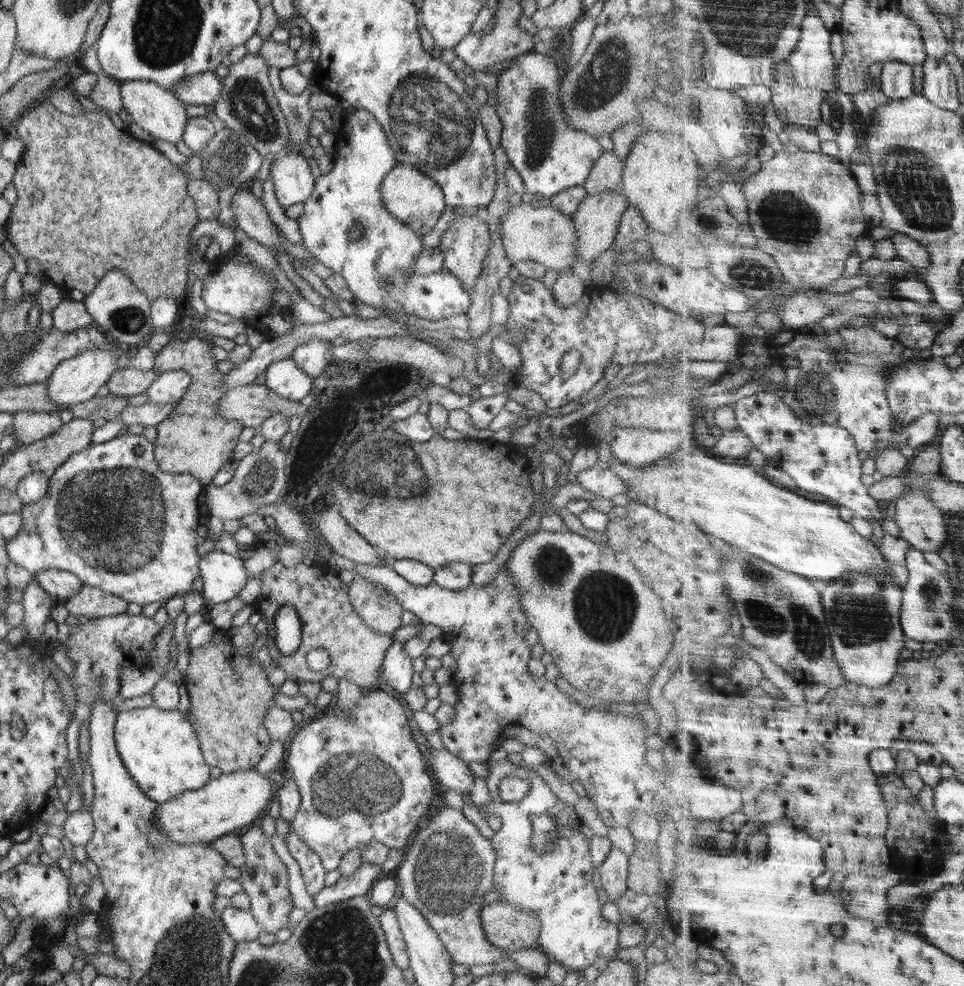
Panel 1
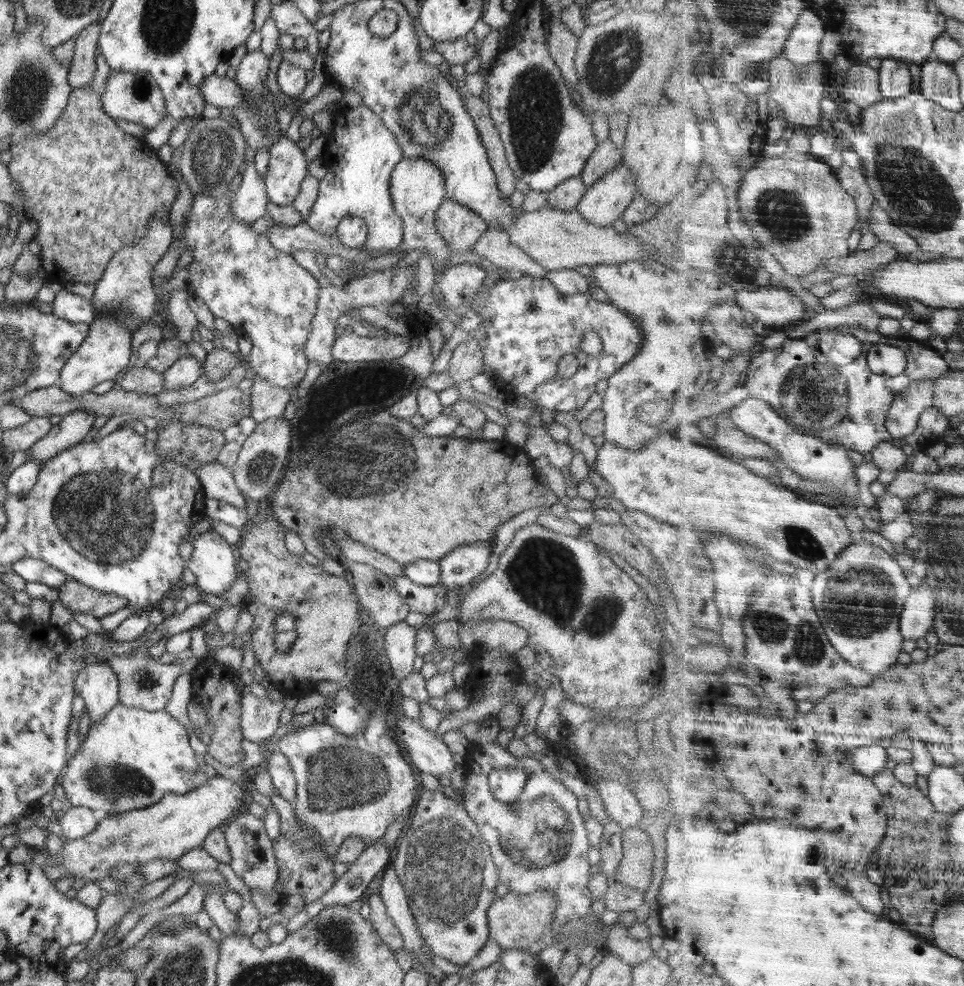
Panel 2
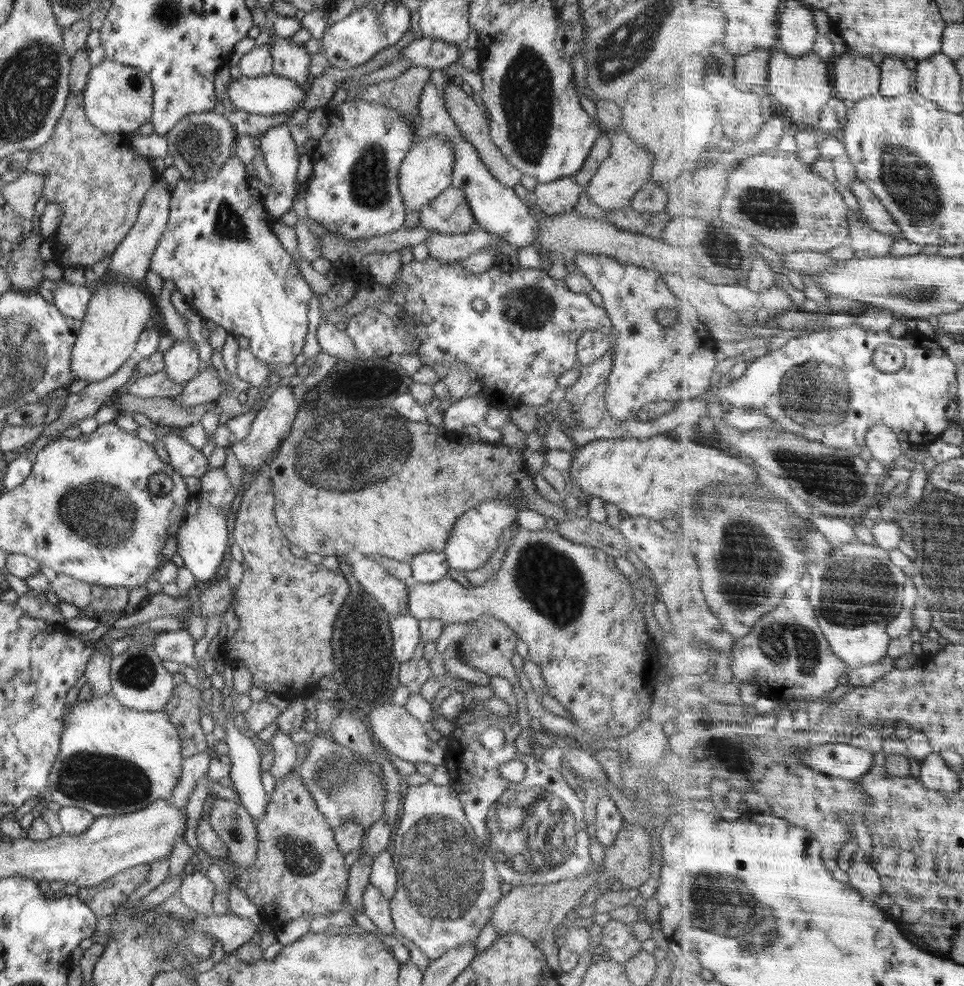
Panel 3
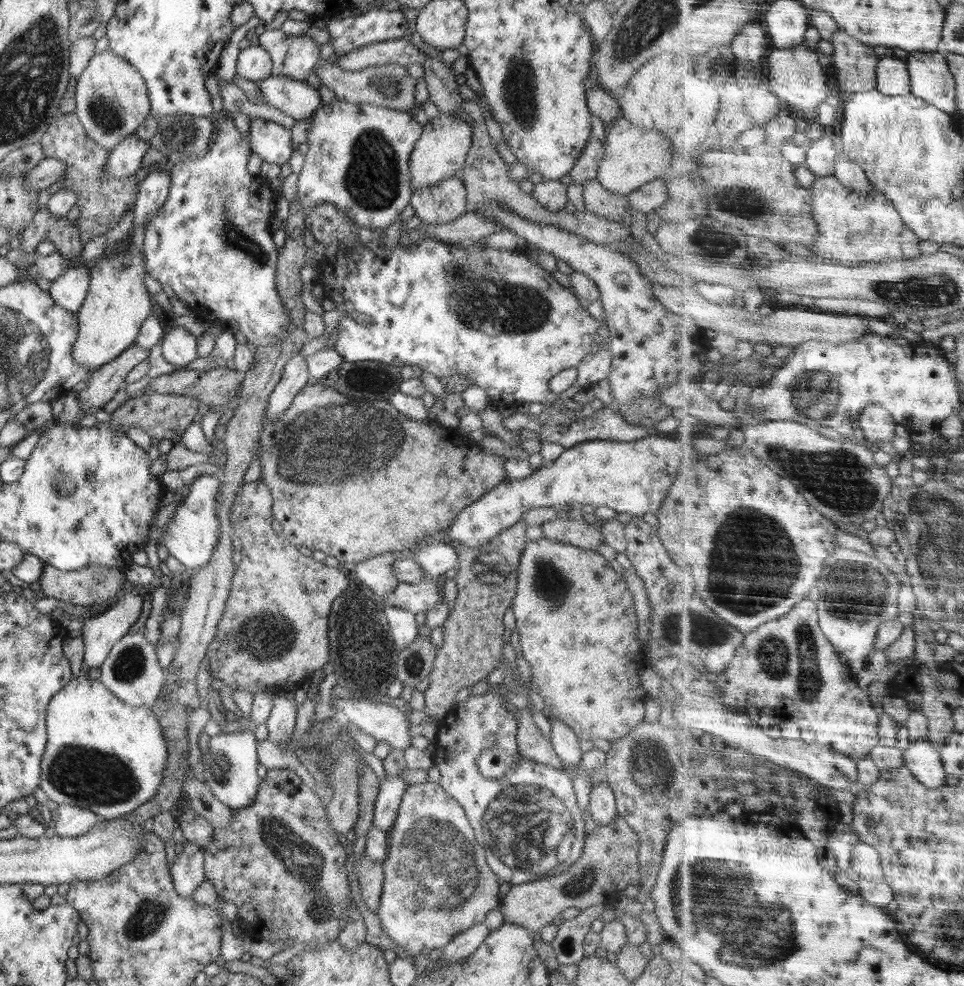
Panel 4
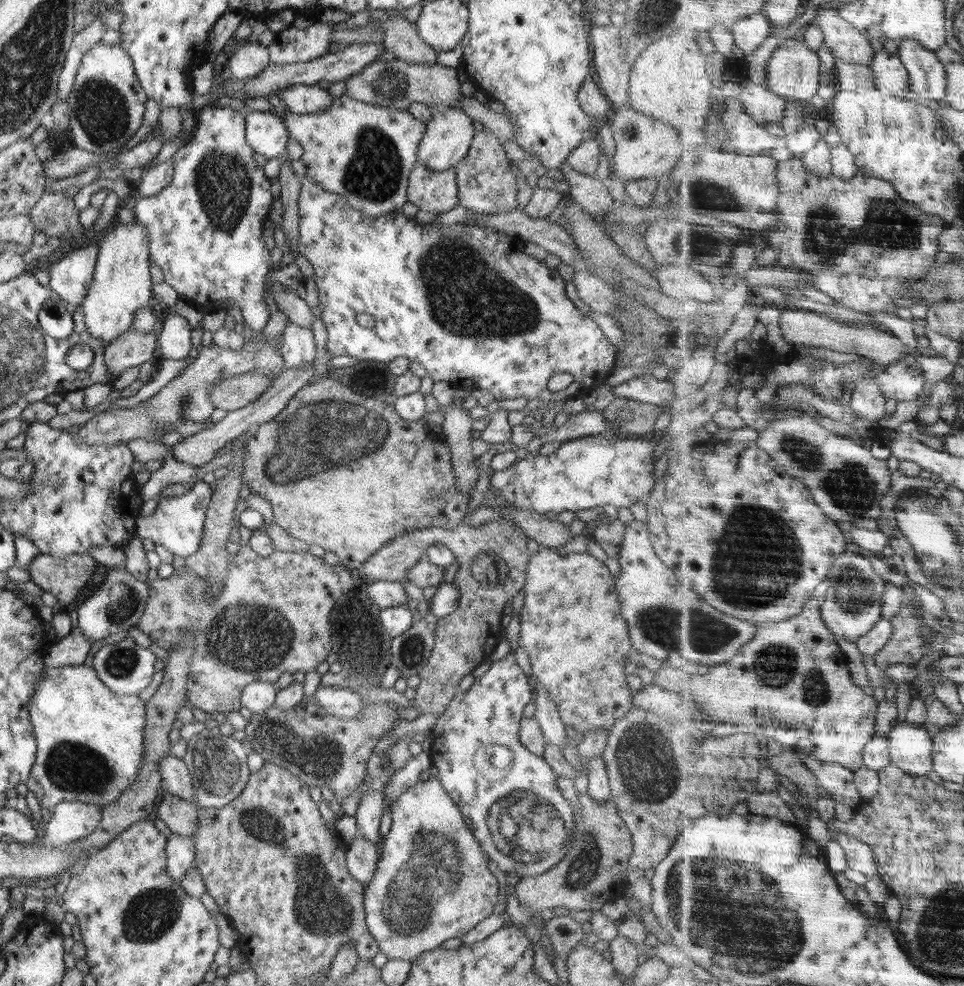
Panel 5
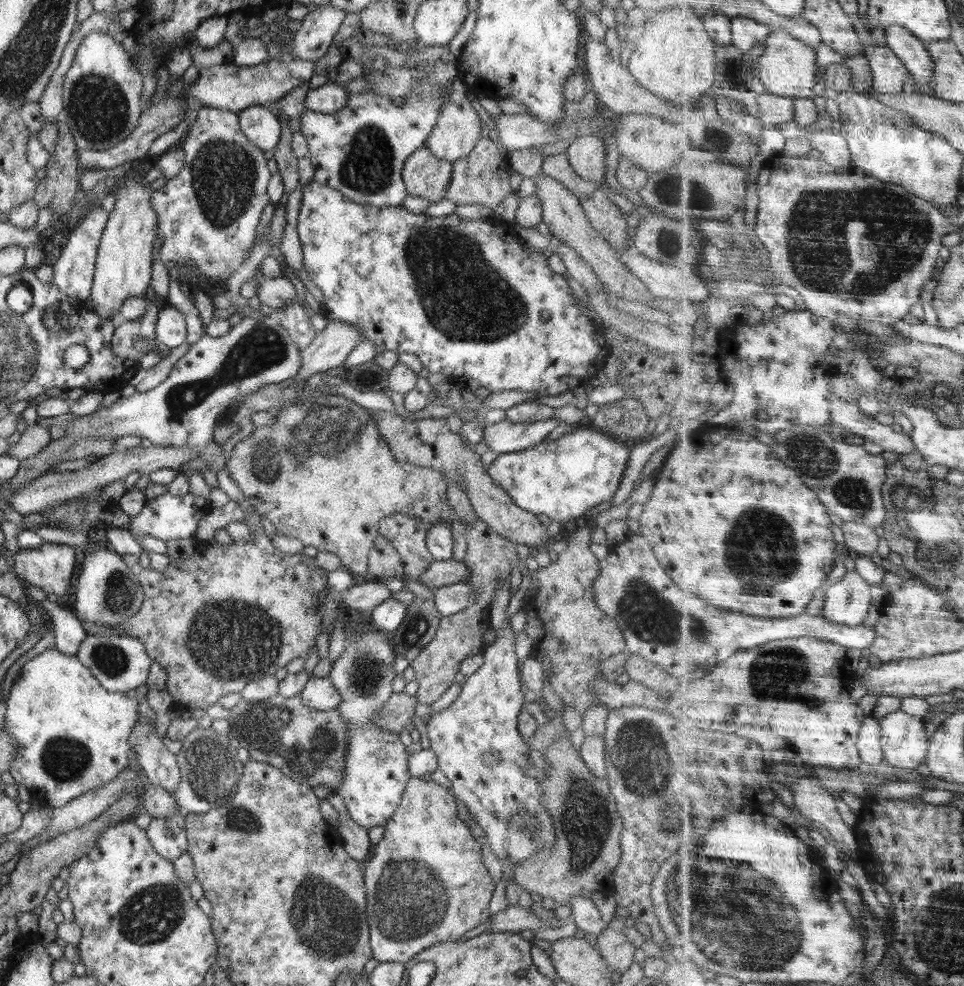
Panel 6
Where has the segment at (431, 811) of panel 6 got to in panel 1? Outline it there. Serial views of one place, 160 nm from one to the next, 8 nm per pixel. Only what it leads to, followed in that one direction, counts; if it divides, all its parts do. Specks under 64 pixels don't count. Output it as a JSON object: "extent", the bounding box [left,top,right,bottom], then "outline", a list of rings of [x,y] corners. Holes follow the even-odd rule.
{"extent":[392,805,510,967],"outline":[[[449,805],[442,806],[410,840],[412,844],[404,851],[405,859],[395,868],[392,877],[399,885],[400,896],[435,929],[453,962],[471,967],[508,960],[504,956],[506,953],[510,956],[510,951],[486,940],[480,920],[484,894],[495,888],[496,854],[491,840],[484,838],[461,810]]]}

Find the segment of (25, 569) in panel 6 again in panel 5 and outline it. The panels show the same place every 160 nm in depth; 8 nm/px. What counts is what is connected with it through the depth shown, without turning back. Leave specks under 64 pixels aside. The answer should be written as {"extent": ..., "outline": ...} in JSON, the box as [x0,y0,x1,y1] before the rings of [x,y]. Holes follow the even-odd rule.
{"extent":[27,552,97,609],"outline":[[[39,552],[27,569],[30,580],[56,596],[61,609],[67,609],[94,574],[97,563],[88,553],[72,553],[60,560]]]}

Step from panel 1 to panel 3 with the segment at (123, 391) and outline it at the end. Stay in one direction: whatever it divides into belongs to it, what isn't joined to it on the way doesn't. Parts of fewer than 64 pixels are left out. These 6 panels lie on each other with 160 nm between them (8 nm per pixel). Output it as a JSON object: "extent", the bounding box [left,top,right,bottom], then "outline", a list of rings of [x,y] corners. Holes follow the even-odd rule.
{"extent":[128,371,184,398],"outline":[[[161,371],[149,376],[138,377],[134,383],[130,383],[128,392],[140,398],[166,398],[176,397],[184,387],[184,383],[175,383],[164,371]]]}

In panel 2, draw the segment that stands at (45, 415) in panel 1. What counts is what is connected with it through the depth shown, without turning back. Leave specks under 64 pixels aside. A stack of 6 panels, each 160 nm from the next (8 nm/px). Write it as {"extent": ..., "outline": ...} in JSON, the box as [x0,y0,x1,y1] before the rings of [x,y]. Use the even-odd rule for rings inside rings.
{"extent":[3,417,53,452],"outline":[[[33,417],[26,424],[10,430],[3,430],[3,448],[15,452],[28,451],[31,446],[53,427],[50,417]]]}

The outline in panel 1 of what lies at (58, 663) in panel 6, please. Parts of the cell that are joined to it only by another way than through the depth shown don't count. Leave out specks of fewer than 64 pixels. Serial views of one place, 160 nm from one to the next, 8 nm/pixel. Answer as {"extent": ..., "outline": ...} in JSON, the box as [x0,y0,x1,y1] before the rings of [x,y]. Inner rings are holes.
{"extent":[116,706,210,802],"outline":[[[150,706],[118,712],[116,749],[134,783],[154,802],[166,802],[210,782],[210,767],[204,761],[196,732],[187,716],[178,710]]]}

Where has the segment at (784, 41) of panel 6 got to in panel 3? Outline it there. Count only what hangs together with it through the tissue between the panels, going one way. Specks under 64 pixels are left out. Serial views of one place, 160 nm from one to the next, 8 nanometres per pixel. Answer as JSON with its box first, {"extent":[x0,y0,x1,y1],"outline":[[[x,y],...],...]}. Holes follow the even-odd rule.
{"extent":[766,51,836,127],"outline":[[[776,51],[771,57],[771,75],[766,90],[787,110],[792,121],[802,127],[816,127],[822,110],[834,98],[836,88],[830,84],[830,70],[824,59],[814,51],[804,56],[794,56],[786,51]]]}

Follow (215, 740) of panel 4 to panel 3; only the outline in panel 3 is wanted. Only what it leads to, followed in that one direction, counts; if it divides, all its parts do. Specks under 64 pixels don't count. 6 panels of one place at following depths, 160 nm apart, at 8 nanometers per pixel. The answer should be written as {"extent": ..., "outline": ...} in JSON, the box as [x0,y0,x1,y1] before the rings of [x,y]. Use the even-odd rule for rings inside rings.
{"extent":[224,716,268,819],"outline":[[[227,716],[224,724],[224,741],[228,743],[227,756],[232,761],[230,776],[226,783],[236,790],[250,816],[259,819],[264,816],[268,799],[260,770],[261,749],[256,740],[240,734],[234,725],[234,717]]]}

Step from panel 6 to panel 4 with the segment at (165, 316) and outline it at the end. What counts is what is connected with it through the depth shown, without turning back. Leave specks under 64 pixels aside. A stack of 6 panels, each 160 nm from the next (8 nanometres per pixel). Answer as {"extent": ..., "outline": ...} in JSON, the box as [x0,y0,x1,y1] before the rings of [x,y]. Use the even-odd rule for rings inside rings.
{"extent":[160,325,197,370],"outline":[[[174,325],[160,342],[166,361],[177,370],[188,368],[197,359],[196,337],[186,328]]]}

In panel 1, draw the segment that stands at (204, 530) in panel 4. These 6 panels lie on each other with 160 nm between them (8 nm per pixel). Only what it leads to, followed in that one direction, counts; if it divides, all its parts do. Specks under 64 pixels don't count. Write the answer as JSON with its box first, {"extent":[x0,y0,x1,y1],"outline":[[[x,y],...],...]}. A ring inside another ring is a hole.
{"extent":[198,550,246,605],"outline":[[[212,550],[199,560],[198,568],[203,580],[203,597],[207,605],[228,602],[244,588],[246,553],[234,557],[224,551]]]}

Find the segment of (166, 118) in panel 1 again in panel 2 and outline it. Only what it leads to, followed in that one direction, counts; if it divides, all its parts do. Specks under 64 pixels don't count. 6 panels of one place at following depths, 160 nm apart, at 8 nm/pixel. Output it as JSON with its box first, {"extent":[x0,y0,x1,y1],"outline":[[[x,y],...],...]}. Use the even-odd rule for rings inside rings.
{"extent":[99,71,166,129],"outline":[[[112,71],[106,80],[105,89],[99,99],[103,110],[114,120],[128,120],[142,126],[144,129],[153,129],[162,119],[166,118],[165,100],[162,91],[147,72],[116,72]]]}

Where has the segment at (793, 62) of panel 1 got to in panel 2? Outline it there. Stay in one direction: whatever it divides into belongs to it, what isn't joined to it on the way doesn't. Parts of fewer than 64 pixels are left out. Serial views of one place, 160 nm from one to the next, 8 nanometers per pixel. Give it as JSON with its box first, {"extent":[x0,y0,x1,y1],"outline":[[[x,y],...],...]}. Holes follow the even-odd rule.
{"extent":[784,8,830,66],"outline":[[[810,8],[804,11],[797,25],[790,36],[784,55],[798,66],[810,66],[823,60],[822,43],[830,30],[817,9]]]}

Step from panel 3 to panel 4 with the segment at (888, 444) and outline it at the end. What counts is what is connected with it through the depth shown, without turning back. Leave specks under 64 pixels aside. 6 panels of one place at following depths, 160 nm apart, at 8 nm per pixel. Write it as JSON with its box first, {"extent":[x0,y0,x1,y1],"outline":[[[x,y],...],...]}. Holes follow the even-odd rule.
{"extent":[859,403,898,442],"outline":[[[880,403],[869,404],[859,416],[864,438],[872,442],[892,442],[898,422],[895,416]]]}

